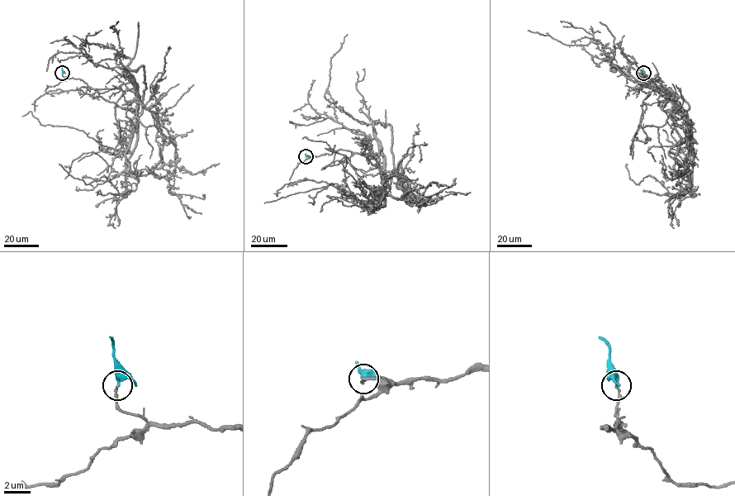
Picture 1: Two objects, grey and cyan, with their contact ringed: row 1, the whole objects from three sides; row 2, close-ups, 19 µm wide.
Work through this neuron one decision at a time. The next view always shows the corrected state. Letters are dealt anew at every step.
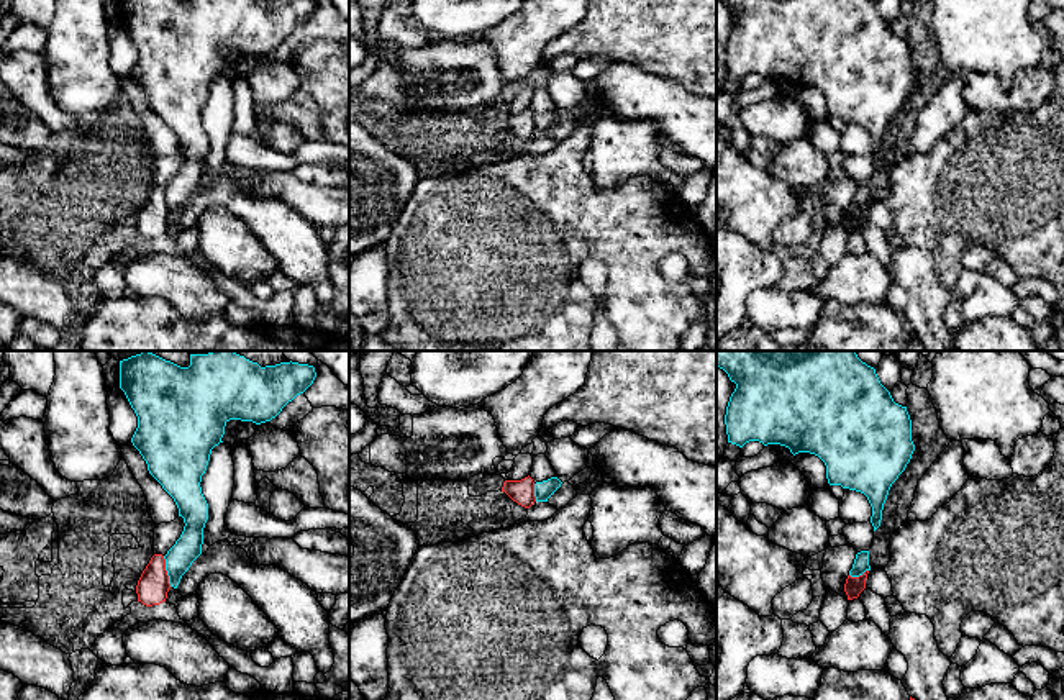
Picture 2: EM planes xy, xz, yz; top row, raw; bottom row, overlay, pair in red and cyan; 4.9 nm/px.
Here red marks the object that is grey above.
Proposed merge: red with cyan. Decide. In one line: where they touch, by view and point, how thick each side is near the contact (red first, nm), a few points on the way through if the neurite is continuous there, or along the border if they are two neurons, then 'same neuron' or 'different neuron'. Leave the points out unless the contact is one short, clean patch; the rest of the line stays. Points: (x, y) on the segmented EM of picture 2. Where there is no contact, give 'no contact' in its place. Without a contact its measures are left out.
contact xy (166, 571); calibres 160 and 140 nm; border xy (163, 556), (171, 586); different neuron

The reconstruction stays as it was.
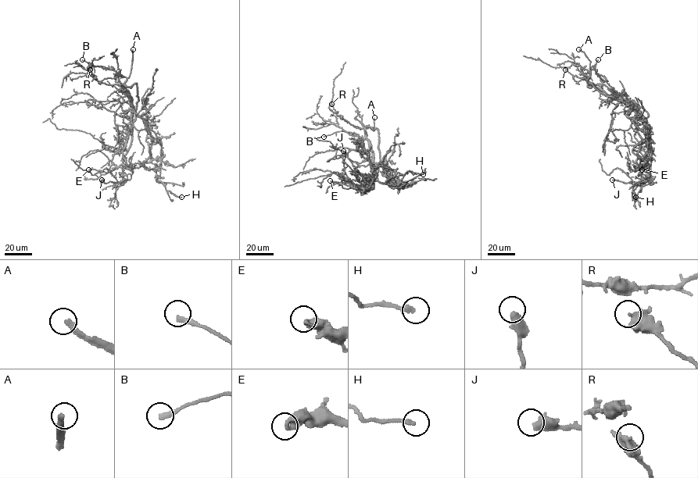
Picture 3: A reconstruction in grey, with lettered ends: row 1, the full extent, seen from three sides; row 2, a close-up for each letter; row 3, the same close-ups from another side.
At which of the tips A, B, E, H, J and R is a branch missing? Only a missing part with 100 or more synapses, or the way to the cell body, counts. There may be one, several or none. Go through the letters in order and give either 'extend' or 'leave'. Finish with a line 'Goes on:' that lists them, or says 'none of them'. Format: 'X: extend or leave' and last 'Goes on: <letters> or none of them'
A: extend
B: leave
E: leave
H: leave
J: leave
R: leave
Goes on: A

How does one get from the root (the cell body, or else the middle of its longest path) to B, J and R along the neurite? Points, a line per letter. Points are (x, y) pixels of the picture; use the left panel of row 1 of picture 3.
B: (133, 110), (132, 99), (119, 82), (117, 73), (104, 66), (90, 65), (82, 59)
J: (133, 110), (130, 144), (123, 158), (123, 180), (120, 183), (104, 183), (102, 180)
R: (133, 110), (132, 99), (124, 88), (117, 84), (107, 84), (98, 82), (90, 69)

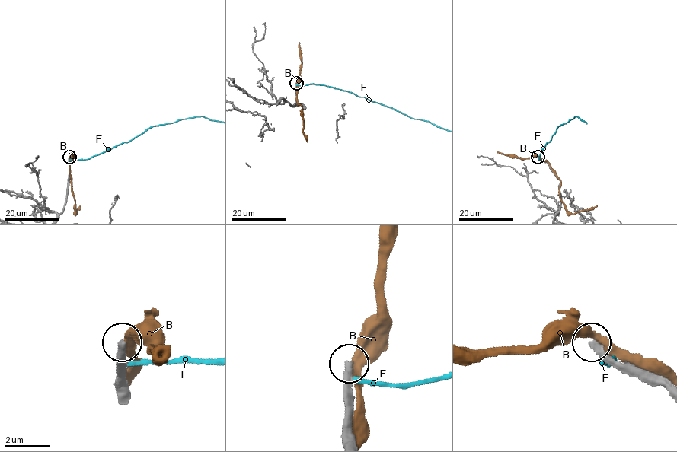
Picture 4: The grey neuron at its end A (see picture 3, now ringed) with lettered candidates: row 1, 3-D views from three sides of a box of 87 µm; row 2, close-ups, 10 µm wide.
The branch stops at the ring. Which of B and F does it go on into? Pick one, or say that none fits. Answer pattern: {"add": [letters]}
{"add": []}

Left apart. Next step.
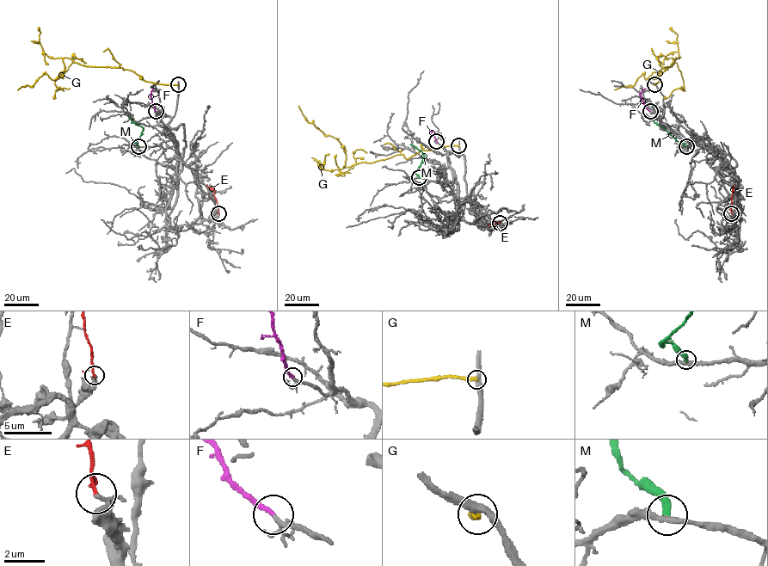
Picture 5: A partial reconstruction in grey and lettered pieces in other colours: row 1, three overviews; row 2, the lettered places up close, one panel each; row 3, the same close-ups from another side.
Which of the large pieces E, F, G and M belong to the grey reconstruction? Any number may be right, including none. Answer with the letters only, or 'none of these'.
F

